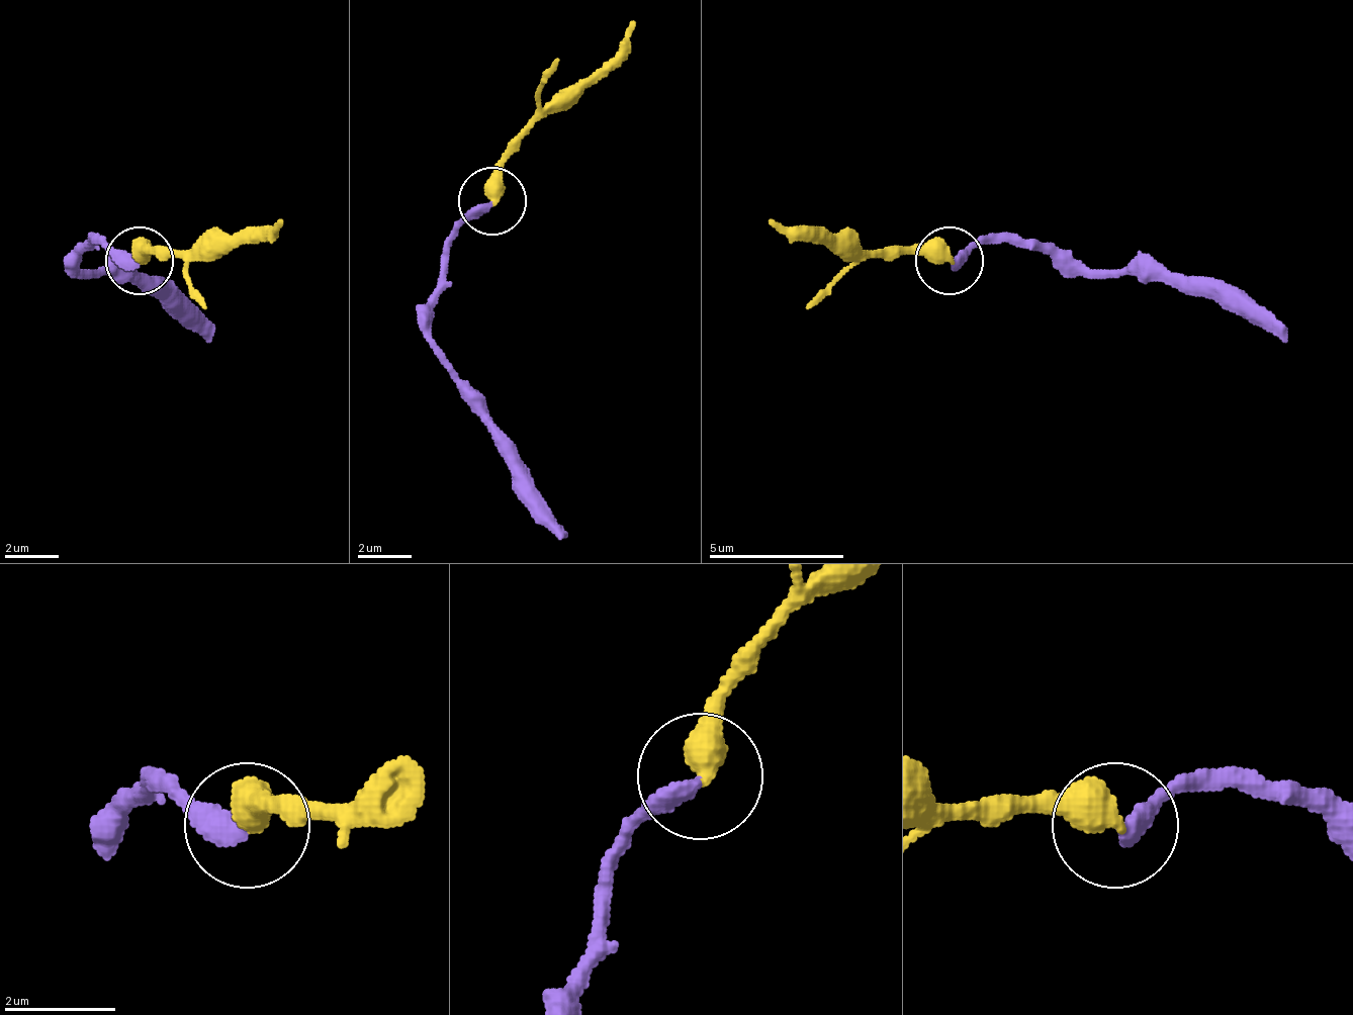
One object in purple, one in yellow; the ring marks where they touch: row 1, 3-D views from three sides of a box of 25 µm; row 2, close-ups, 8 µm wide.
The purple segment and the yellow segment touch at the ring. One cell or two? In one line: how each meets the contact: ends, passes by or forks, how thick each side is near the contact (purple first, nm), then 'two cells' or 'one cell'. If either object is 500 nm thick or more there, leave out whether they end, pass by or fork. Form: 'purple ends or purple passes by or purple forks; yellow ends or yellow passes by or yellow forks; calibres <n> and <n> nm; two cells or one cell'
calibres 400 and 550 nm; one cell

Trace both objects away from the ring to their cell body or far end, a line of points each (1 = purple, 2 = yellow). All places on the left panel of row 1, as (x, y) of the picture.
1: (138, 262), (97, 242), (77, 262), (130, 269), (211, 343)
2: (138, 262), (145, 255), (226, 255), (279, 221)

